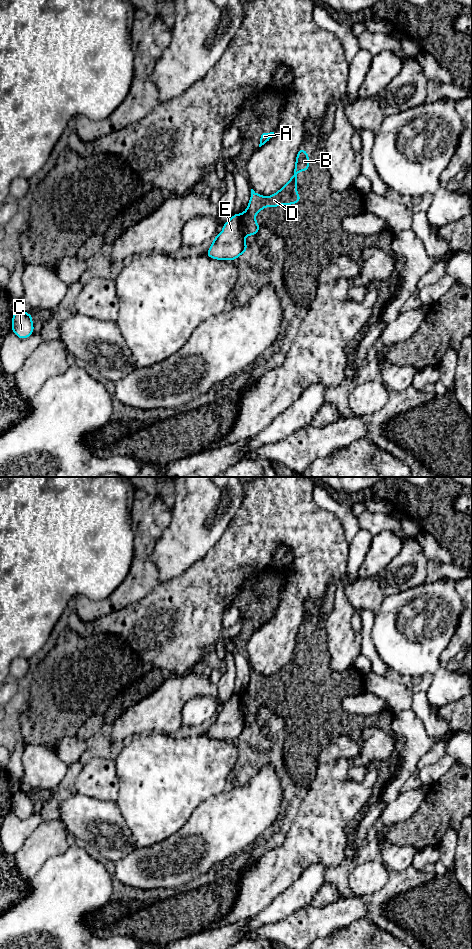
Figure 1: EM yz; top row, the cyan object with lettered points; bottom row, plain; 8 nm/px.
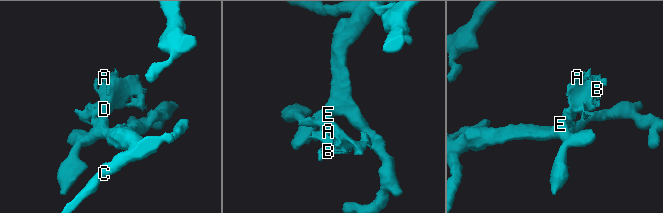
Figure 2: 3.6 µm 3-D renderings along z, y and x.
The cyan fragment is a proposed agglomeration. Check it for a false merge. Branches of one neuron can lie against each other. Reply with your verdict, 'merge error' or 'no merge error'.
merge error

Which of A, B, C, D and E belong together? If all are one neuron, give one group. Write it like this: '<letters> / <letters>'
A B D / C E

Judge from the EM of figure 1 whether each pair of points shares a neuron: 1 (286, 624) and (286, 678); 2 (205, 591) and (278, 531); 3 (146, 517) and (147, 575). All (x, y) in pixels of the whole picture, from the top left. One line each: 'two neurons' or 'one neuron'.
1: two neurons
2: one neuron
3: one neuron

